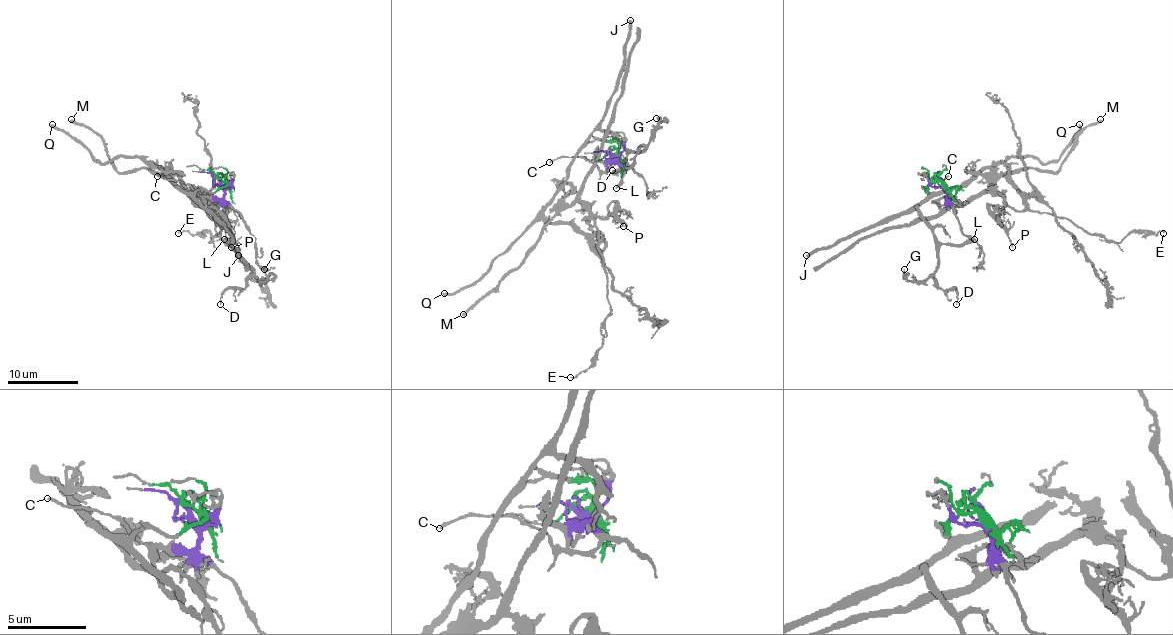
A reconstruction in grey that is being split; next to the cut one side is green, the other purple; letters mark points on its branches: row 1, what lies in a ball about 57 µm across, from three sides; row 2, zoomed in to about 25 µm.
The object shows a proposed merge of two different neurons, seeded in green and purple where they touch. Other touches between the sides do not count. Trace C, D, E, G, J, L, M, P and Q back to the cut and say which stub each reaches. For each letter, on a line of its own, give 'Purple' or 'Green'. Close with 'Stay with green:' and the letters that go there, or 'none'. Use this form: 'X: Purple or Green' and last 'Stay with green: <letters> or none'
C: Purple
D: Green
E: Purple
G: Green
J: Green
L: Green
M: Purple
P: Purple
Q: Green
Stay with green: D, G, J, L, Q

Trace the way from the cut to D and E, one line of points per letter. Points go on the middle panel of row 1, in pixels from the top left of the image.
D: (615, 155), (617, 143), (587, 139), (596, 130), (608, 130), (629, 151), (645, 148), (627, 167), (612, 171)
E: (613, 155), (615, 160), (599, 160), (596, 153), (580, 200), (599, 230), (610, 315), (596, 360), (569, 378)

